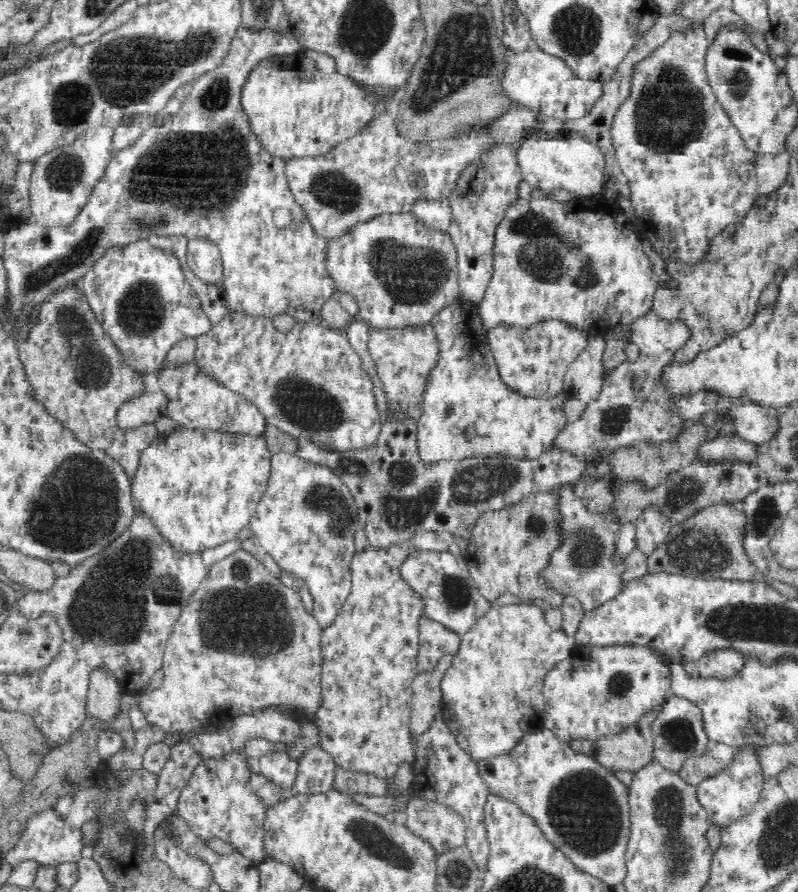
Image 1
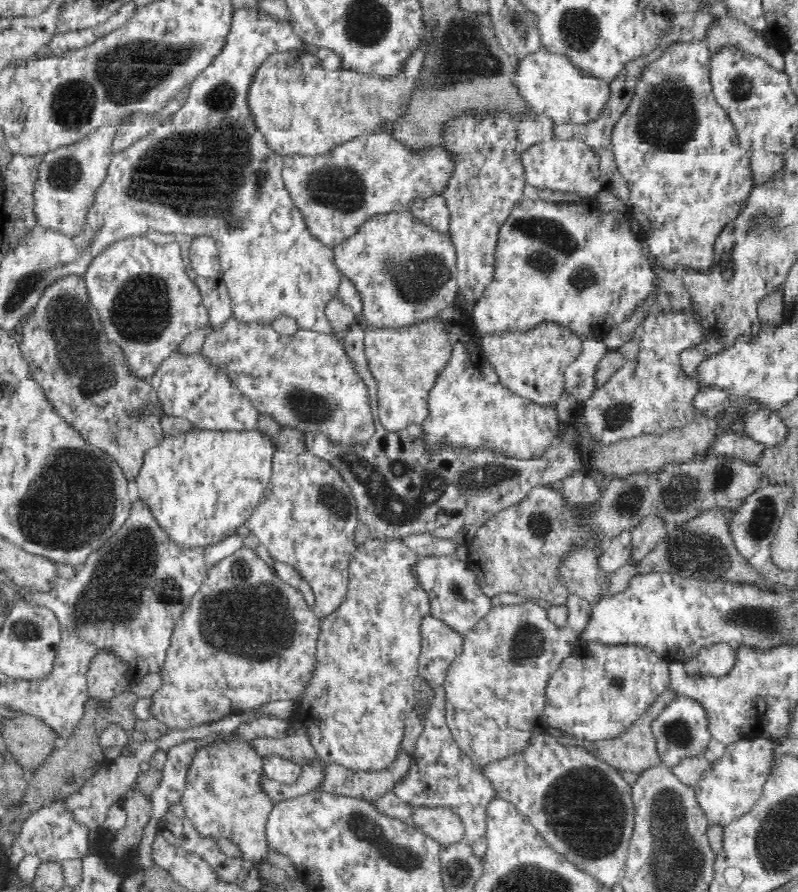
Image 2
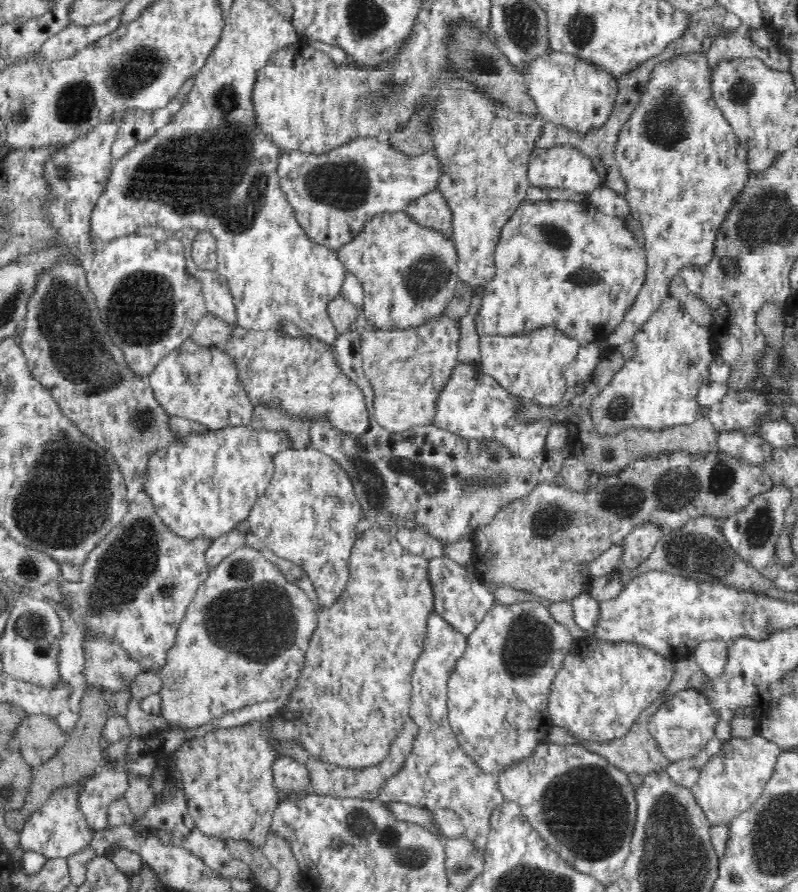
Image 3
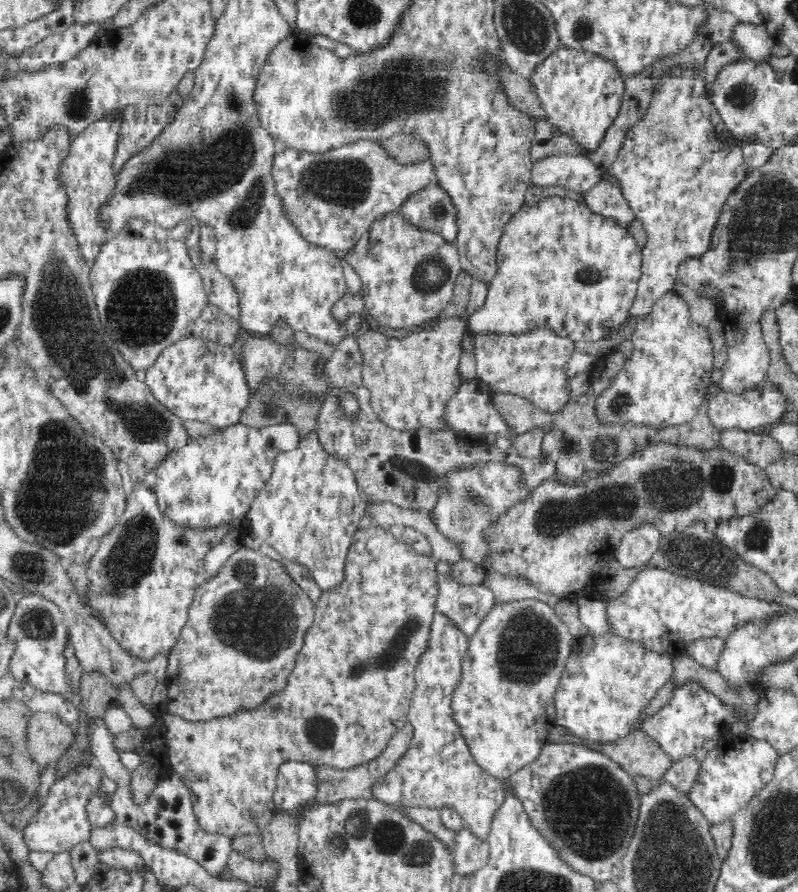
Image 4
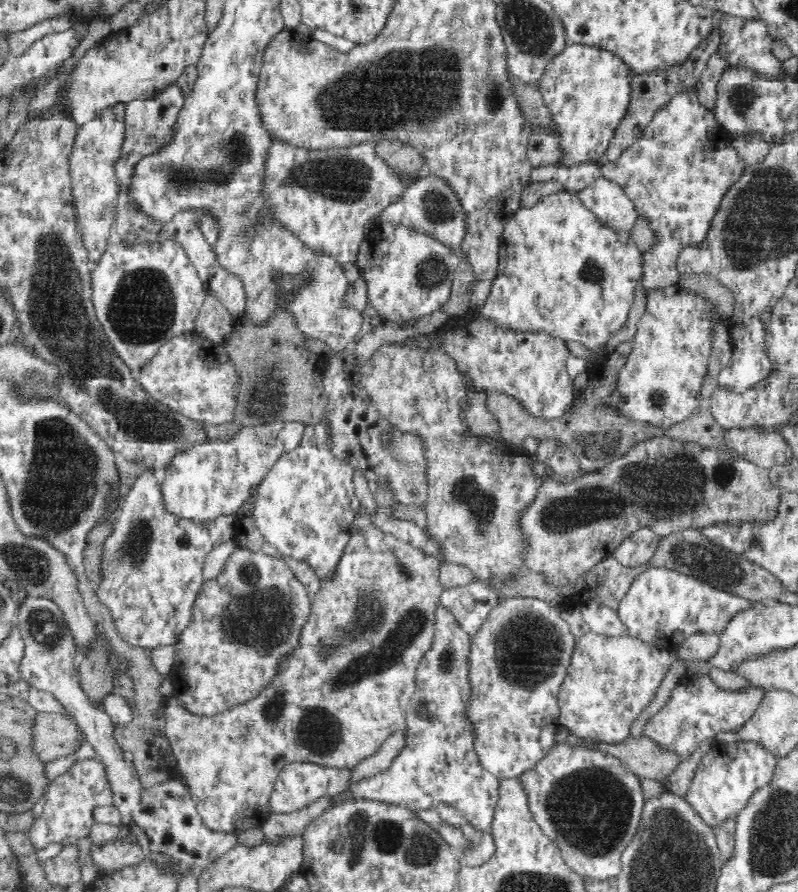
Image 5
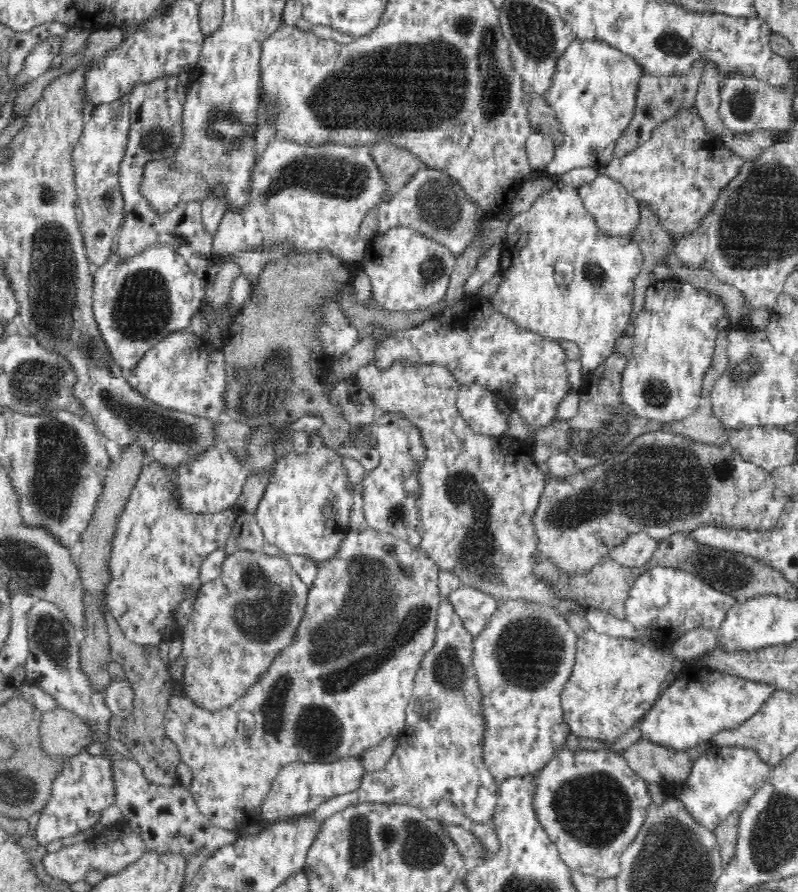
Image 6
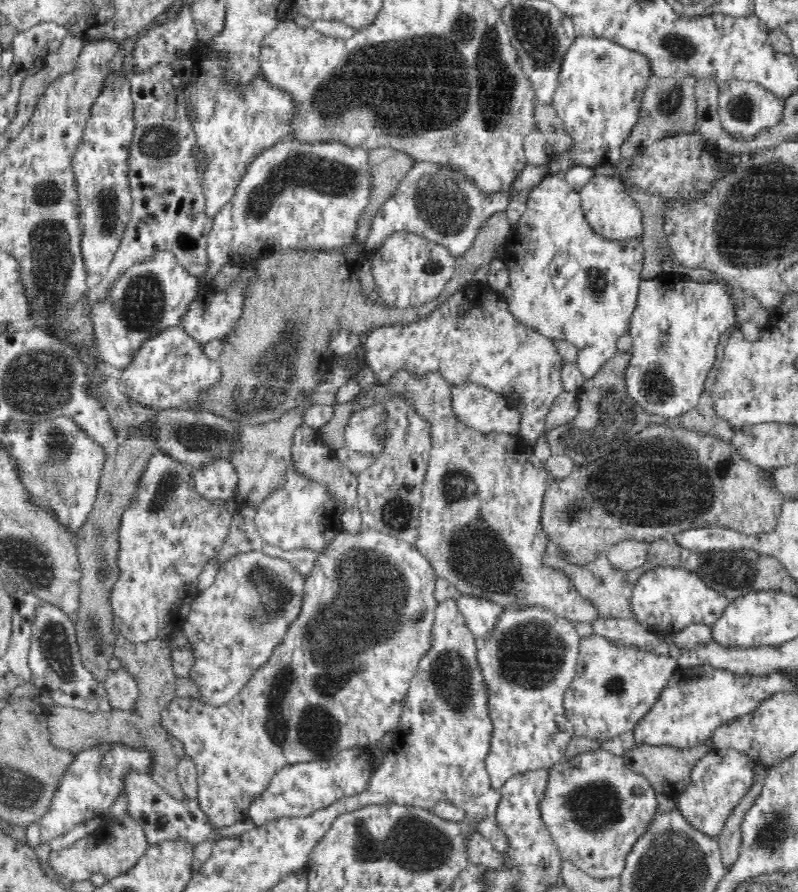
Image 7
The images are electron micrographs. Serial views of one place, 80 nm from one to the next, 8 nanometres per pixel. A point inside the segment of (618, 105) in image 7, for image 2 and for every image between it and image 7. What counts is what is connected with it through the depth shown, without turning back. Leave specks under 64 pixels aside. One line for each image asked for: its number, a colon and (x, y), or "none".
2: (547, 82)
3: (566, 91)
4: (581, 94)
5: (587, 90)
6: (593, 93)

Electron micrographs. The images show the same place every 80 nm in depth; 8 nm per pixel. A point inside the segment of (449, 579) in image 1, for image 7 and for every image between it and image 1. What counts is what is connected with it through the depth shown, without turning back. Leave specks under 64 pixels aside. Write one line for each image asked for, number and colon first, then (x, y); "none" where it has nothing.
2: (454, 596)
3: (460, 599)
4: (466, 607)
5: (470, 605)
6: (474, 607)
7: (479, 613)

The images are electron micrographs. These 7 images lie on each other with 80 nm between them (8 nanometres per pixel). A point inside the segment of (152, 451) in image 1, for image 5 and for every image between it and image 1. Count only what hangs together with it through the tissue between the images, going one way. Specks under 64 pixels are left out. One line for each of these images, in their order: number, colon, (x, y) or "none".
2: (201, 486)
3: (202, 486)
4: (209, 482)
5: (214, 478)

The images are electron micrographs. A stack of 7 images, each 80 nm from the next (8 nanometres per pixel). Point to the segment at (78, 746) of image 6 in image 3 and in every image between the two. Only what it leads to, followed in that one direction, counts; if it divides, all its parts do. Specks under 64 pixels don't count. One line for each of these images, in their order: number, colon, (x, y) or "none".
3: (36, 737)
4: (48, 737)
5: (54, 736)

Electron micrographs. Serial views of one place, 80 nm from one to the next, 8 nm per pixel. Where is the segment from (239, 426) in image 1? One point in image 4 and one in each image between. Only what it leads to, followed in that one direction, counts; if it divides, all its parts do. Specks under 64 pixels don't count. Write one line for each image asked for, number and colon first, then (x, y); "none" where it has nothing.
2: (189, 388)
3: (199, 383)
4: (195, 380)

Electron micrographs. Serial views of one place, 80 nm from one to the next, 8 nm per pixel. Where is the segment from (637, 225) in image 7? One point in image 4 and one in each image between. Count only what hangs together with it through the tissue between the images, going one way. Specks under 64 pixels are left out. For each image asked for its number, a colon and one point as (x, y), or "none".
4: (606, 199)
5: (604, 198)
6: (616, 212)

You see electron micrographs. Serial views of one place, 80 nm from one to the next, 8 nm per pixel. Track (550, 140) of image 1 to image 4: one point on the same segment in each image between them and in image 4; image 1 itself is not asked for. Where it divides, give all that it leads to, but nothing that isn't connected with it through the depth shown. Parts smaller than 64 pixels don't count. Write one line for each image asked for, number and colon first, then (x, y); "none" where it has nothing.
2: (571, 166)
3: (566, 166)
4: (576, 173)

